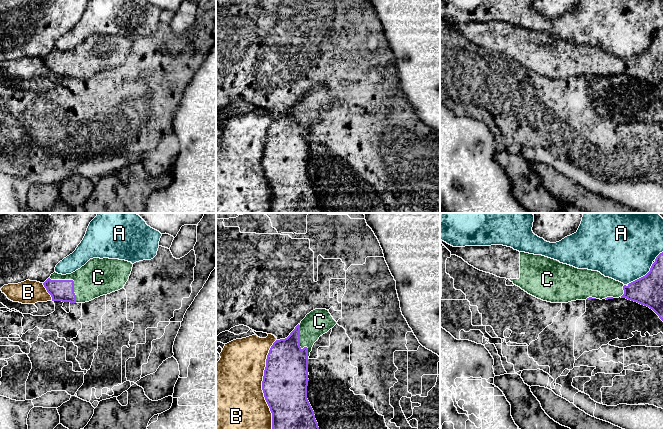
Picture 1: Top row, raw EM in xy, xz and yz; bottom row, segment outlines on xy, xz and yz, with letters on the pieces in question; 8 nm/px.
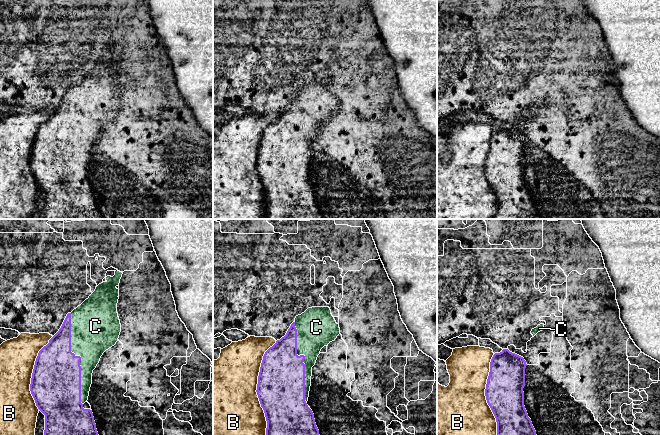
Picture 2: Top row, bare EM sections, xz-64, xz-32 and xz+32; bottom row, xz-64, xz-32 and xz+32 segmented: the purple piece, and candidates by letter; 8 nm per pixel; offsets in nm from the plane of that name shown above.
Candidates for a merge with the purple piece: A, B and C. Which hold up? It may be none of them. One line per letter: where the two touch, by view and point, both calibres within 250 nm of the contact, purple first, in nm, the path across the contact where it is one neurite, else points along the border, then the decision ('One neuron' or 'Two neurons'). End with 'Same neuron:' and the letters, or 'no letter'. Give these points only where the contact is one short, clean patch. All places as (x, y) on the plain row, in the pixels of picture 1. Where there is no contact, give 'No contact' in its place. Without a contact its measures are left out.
A: Touches purple at yz (643, 52). Thickness 240 nm (purple) against 460 nm. Two neurons
B: Touches purple at xz (262, 164). Thickness 360 nm (purple) against 500 nm. Two neurons
C: Touches purple at xy (72, 56). Thickness 180 nm (purple) against 300 nm. One neuron
Same neuron: C

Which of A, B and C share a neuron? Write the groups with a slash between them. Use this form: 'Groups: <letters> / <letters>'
Groups: A / B / C

